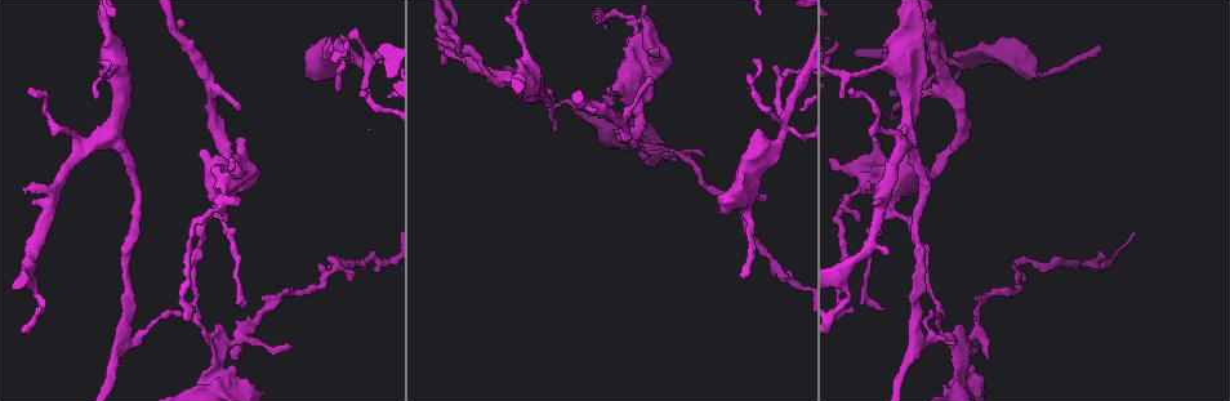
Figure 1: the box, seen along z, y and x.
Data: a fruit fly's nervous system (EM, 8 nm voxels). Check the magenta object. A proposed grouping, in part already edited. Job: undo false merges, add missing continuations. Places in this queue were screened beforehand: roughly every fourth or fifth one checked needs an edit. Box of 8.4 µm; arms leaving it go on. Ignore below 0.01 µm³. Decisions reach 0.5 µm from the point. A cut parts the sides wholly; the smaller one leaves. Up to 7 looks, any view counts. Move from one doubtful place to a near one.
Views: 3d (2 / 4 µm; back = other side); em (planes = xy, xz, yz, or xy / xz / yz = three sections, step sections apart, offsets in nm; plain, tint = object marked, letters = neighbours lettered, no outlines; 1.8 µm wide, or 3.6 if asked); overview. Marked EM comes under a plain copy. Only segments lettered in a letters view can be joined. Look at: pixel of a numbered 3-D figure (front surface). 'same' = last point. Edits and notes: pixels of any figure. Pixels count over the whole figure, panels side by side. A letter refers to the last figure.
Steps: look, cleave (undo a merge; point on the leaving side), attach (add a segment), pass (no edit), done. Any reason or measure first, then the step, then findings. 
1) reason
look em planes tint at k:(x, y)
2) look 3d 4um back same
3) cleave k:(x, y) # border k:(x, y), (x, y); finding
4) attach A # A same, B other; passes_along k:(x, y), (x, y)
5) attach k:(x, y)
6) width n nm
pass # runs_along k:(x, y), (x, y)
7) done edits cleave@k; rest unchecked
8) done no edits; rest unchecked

four or more arms meet
look 3d 4um at 1:(946, 62)

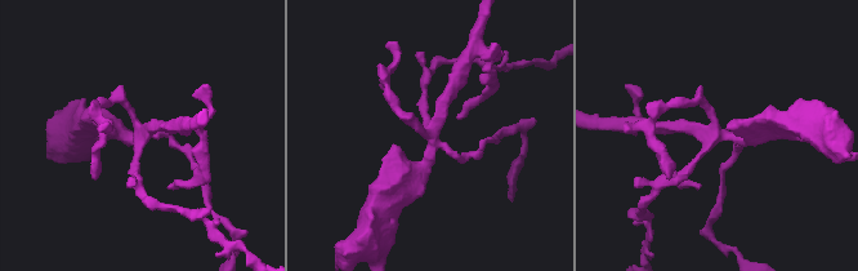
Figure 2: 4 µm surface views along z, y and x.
look em xz step 4 tint at 2:(720, 137)

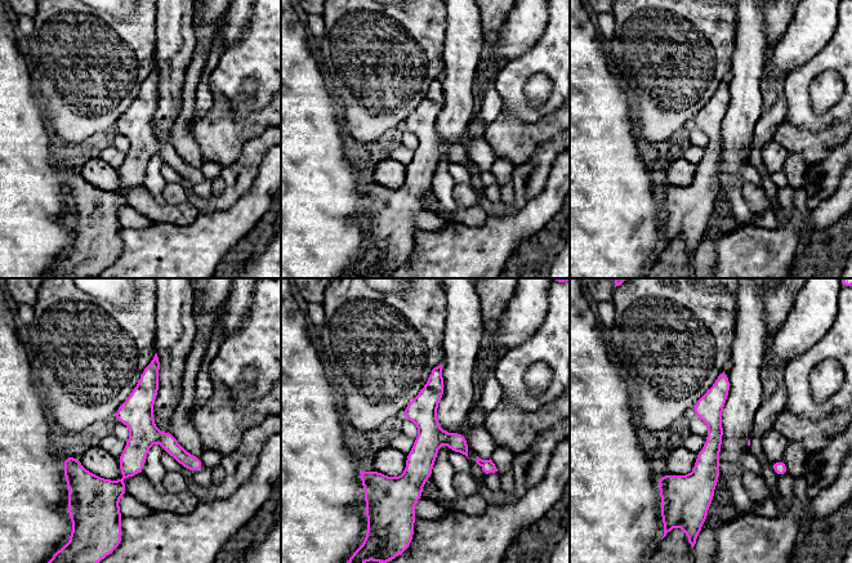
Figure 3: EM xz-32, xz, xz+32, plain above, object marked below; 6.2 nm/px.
look em xy step 4 letters same

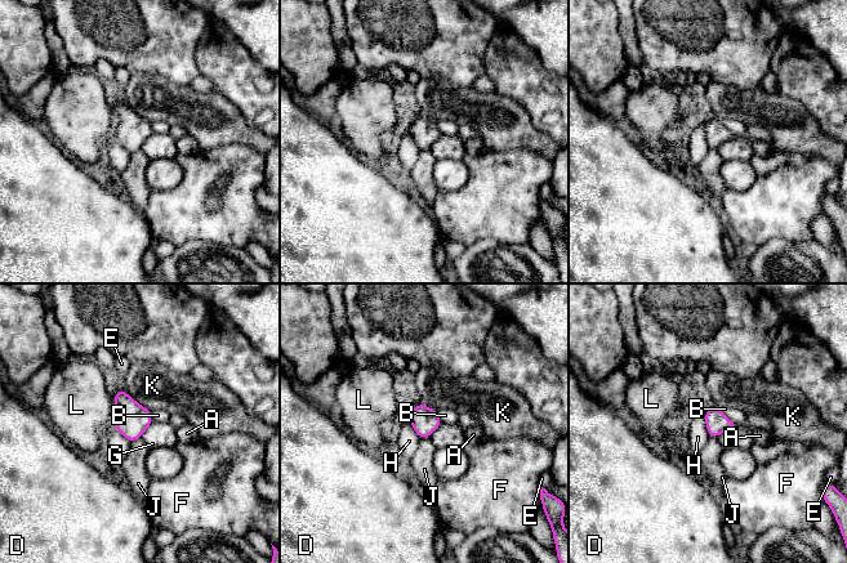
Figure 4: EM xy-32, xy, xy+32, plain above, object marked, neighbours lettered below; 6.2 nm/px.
pass # A other, B other, D other, E other, F other, G other, H other, J other, K other, L other; border 4:(703, 412), (705, 430), (709, 436); one neuron here

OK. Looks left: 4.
abrupt turn
look 3d 4um back at 1:(335, 265)

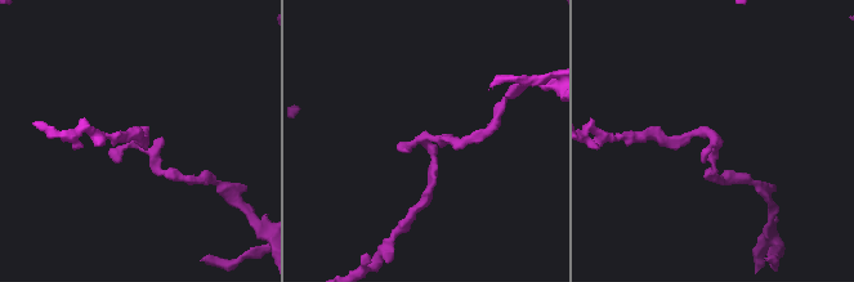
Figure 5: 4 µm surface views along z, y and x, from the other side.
shape alone is not enough
look em yz step 4 tint at 5:(713, 136)

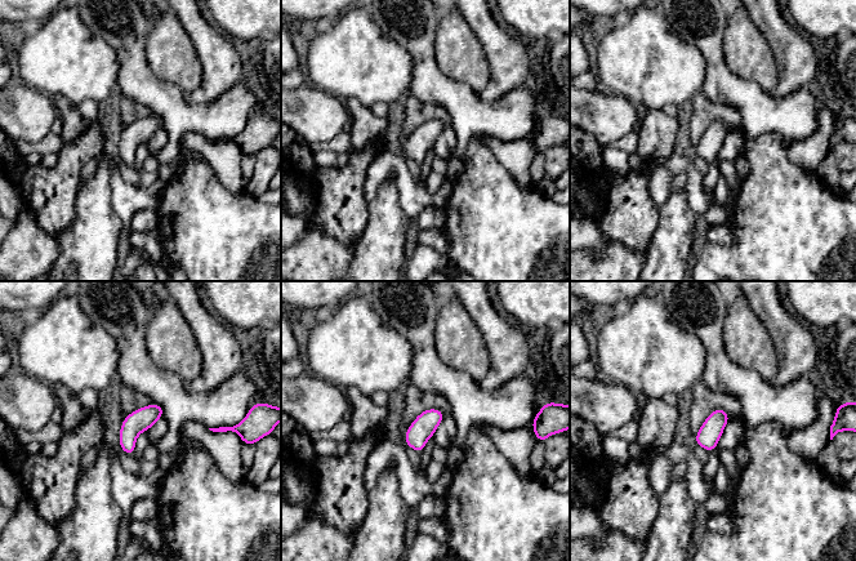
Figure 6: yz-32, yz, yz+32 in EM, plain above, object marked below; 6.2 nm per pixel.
cut it another way
look em planes letters same

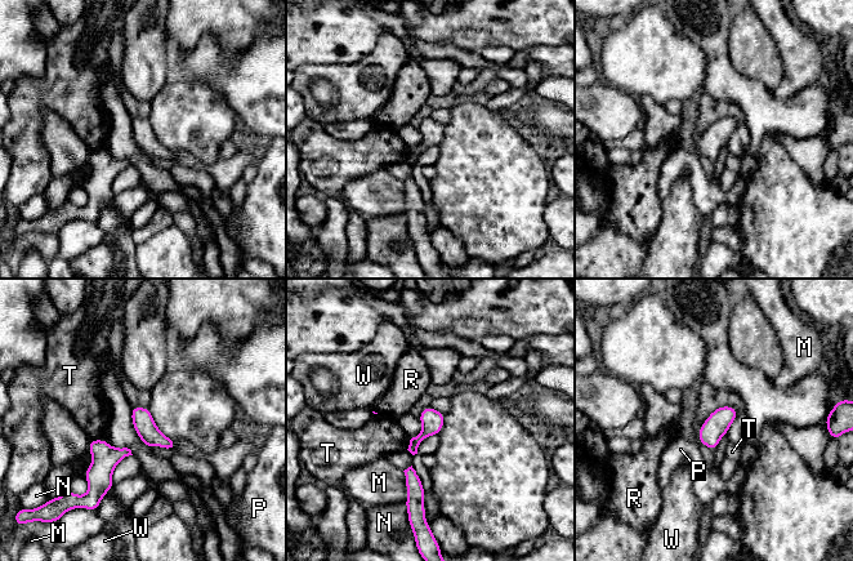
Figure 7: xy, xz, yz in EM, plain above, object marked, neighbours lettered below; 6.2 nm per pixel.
pass # M other, N other, P other, R other, T other, W other; border 7:(89, 439), (105, 439), (107, 441); one neuron here

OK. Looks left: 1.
done no edits; rest unchecked

